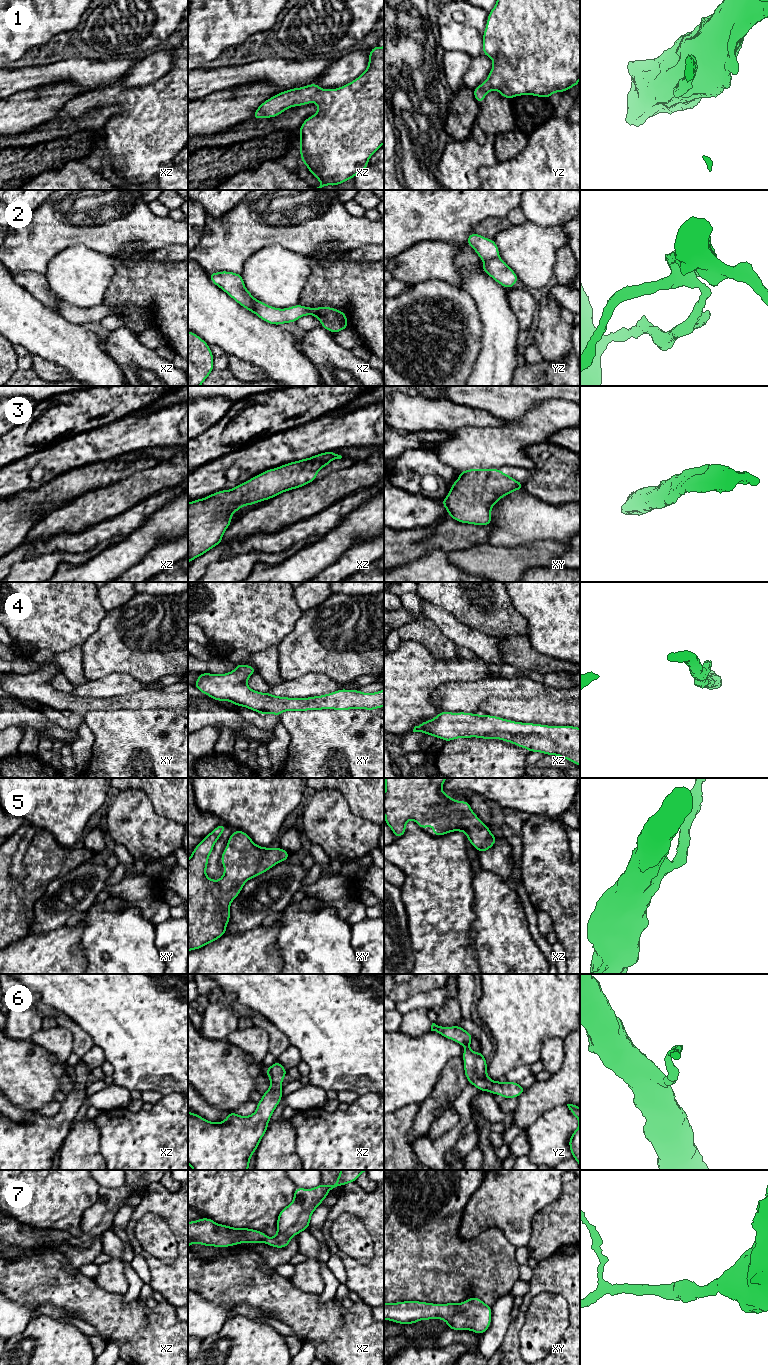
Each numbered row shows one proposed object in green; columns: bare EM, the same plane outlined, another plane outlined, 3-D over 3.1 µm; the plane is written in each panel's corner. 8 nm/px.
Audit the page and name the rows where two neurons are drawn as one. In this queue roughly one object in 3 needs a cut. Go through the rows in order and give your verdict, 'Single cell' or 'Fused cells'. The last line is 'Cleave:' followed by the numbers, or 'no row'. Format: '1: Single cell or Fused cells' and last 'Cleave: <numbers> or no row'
1: Single cell
2: Single cell
3: Single cell
4: Single cell
5: Single cell
6: Single cell
7: Single cell
Cleave: no row

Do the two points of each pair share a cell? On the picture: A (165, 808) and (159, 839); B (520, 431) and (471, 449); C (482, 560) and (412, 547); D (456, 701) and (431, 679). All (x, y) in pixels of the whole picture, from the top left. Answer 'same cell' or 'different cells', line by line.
A: different cells
B: same cell
C: different cells
D: different cells

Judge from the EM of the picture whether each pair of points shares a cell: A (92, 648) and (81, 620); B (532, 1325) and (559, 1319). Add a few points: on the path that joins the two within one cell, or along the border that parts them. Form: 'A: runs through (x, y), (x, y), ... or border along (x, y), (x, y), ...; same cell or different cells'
A: border along (102, 619), (98, 628), (81, 645); different cells
B: runs through (539, 1325), (542, 1325), (548, 1319), (552, 1319); same cell

